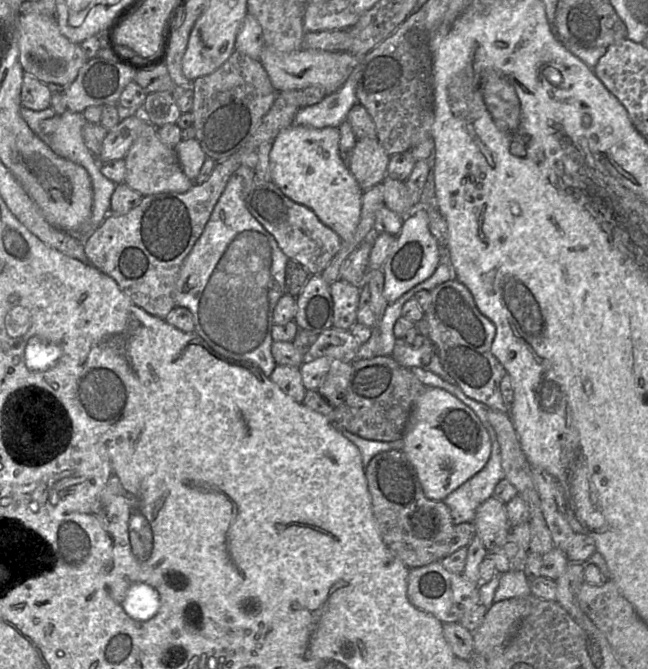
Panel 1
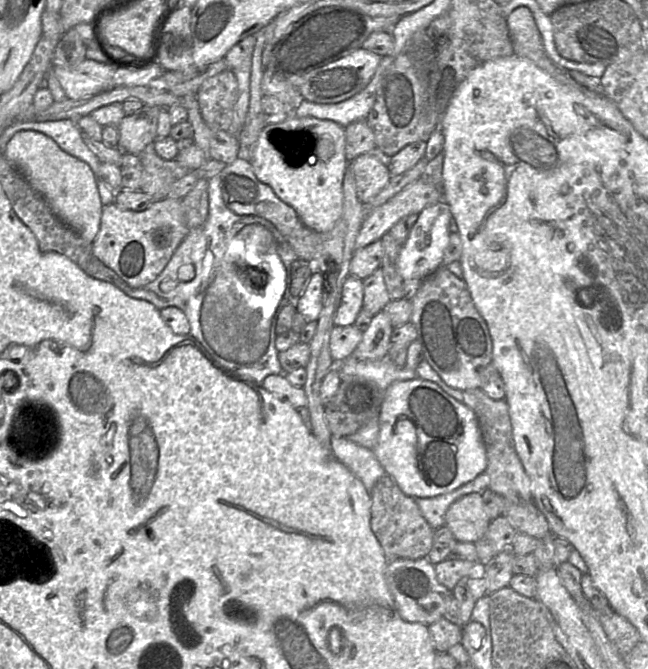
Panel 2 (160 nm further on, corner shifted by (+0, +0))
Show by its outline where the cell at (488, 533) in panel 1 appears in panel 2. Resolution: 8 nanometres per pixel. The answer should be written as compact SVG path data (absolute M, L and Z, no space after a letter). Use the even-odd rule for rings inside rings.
M480 493L463 496L450 505L445 514L447 527L457 542L474 543L484 538L490 524Z

